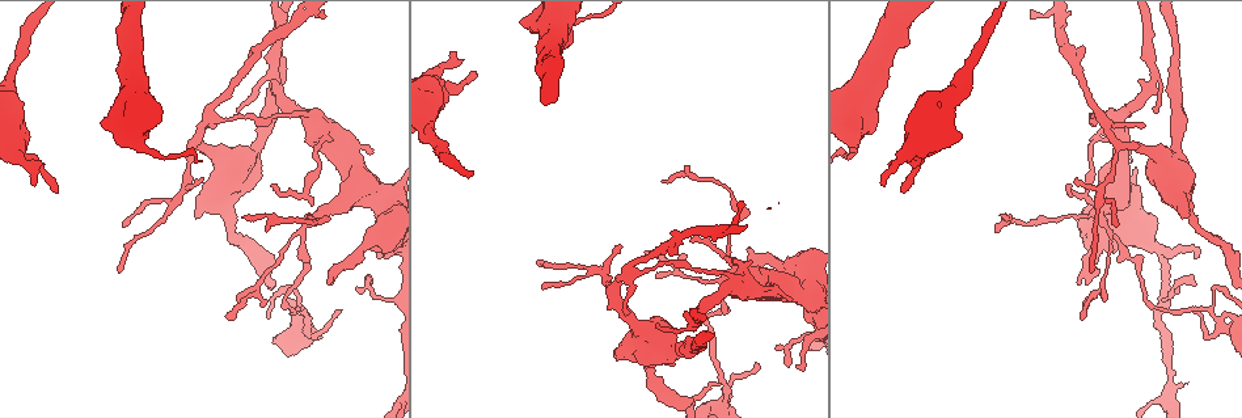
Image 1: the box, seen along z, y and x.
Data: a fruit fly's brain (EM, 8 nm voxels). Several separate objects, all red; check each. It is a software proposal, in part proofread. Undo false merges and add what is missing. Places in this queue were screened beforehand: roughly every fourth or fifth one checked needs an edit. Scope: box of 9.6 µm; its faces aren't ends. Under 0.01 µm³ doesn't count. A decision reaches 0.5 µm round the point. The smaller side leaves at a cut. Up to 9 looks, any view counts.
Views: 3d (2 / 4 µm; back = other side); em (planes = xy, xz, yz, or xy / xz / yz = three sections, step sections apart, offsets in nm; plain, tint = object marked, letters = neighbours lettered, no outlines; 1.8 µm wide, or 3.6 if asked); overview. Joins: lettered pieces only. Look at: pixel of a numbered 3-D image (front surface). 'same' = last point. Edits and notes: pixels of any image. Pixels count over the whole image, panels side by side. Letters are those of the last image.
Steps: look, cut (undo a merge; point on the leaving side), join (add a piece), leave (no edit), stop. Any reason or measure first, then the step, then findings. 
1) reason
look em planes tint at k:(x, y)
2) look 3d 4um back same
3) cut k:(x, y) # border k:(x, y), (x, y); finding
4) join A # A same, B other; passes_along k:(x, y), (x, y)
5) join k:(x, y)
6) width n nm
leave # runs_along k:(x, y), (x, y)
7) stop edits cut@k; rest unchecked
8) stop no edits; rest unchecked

thin neck
look em planes letters at 1:(1062, 216)

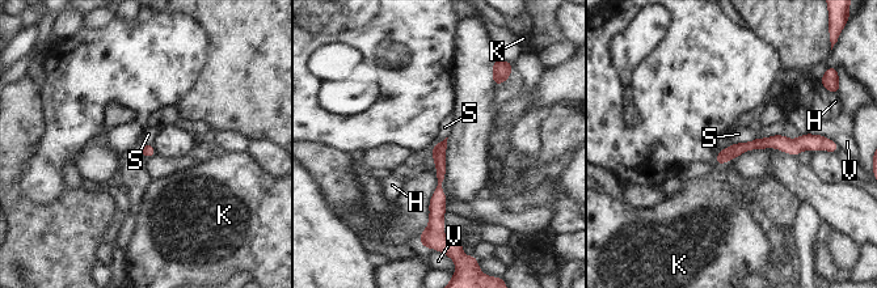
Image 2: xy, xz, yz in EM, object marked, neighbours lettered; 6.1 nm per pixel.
leave # H other, K other, S other, V other; border 2:(759, 136), (736, 142), (719, 152); all the same cell

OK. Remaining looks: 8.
an open end
look 3d 2um at 1:(1183, 216)

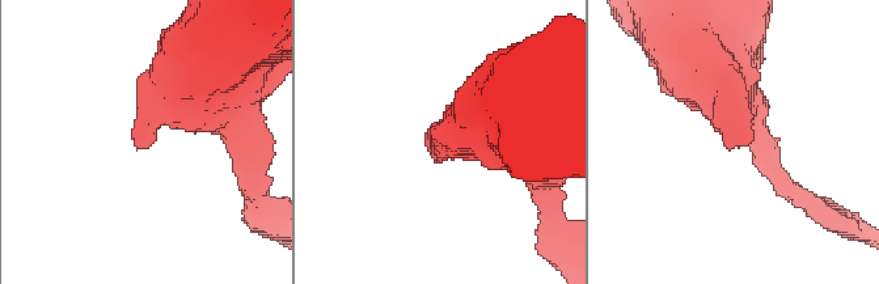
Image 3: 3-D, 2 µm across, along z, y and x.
look em planes tint at 3:(136, 147)

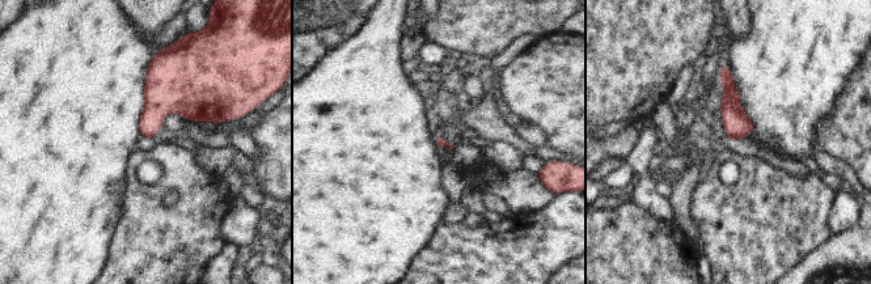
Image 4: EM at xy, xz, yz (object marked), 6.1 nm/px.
see the neighbours
look em planes letters same

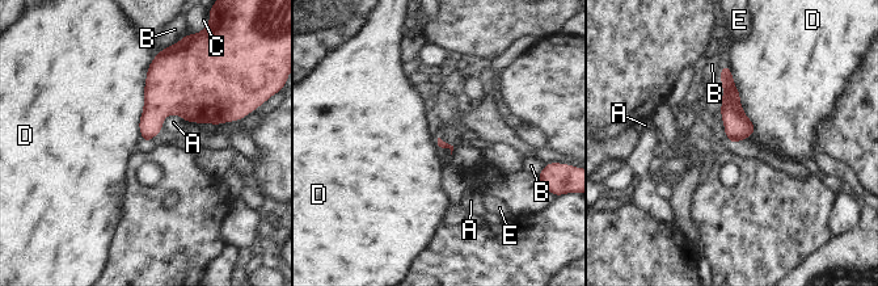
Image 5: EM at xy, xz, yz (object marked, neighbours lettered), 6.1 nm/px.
leave # A other, B other, C other, D other, E other; border 5:(155, 57), (139, 121), (143, 143); none of them fits

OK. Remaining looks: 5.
thin end
look em planes letters at 1:(538, 261)

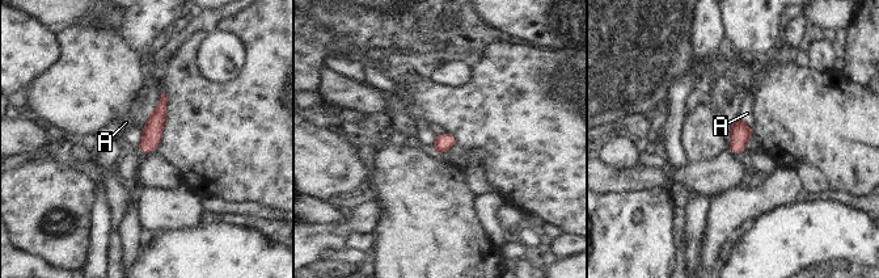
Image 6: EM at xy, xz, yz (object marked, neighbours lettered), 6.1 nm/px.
width 110 nm
leave # A other; runs_along 6:(164, 100), (146, 150); none of them fits

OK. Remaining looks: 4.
side arm on a straight run
look 3d 2um at 1:(629, 275)

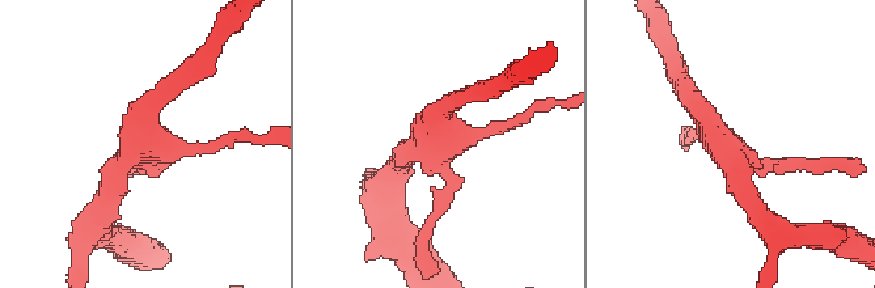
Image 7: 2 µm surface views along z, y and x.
look em planes tint at 7:(436, 137)

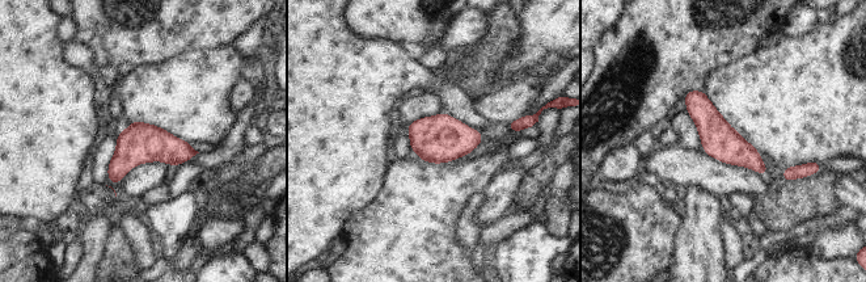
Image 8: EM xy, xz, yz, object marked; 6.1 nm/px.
look em planes letters same

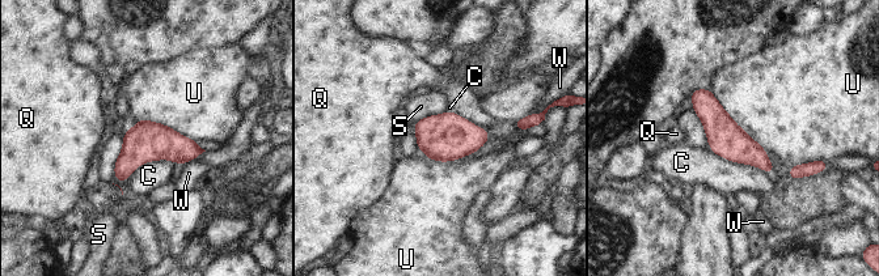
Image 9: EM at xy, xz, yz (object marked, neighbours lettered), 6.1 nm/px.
leave # C other, Q other, S other, U other, W other; border 9:(710, 89), (727, 114), (766, 151); all the same cell

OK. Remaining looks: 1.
stop no edits; rest unchecked

